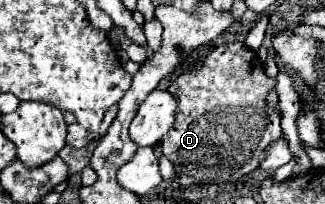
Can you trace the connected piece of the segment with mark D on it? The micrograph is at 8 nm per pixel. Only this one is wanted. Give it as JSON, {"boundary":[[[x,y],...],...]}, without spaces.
{"boundary":[[[239,41],[215,47],[201,67],[179,75],[169,85],[169,93],[177,99],[177,109],[173,127],[163,135],[161,145],[163,153],[175,165],[181,185],[237,181],[259,167],[261,159],[265,159],[265,149],[271,143],[285,139],[281,131],[281,109],[265,105],[265,97],[271,89],[275,89],[275,85],[277,81],[265,75],[265,67],[257,53]]]}

